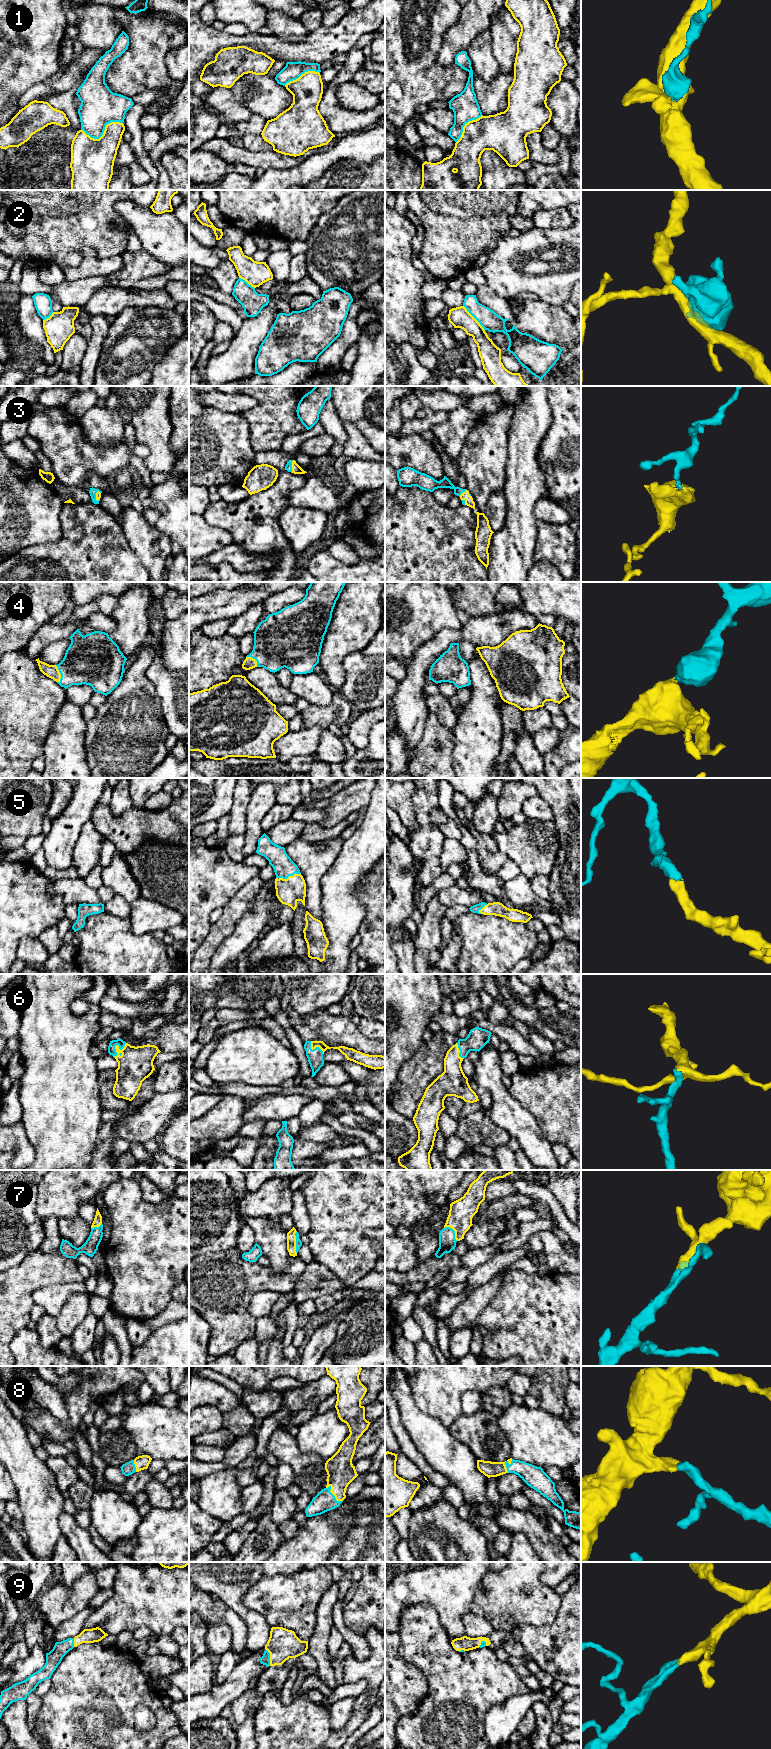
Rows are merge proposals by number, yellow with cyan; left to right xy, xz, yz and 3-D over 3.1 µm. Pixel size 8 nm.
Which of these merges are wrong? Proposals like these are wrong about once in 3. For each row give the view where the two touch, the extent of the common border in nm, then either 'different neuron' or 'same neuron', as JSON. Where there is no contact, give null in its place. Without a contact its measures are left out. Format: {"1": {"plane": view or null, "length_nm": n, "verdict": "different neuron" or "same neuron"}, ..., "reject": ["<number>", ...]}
{"1": {"plane": "xy", "length_nm": 340, "verdict": "different neuron"}, "2": {"plane": "yz", "length_nm": 260, "verdict": "different neuron"}, "3": {"plane": "xz", "length_nm": 110, "verdict": "same neuron"}, "4": {"plane": "xy", "length_nm": 150, "verdict": "same neuron"}, "5": {"plane": "xz", "length_nm": 180, "verdict": "same neuron"}, "6": {"plane": "xy", "length_nm": 160, "verdict": "same neuron"}, "7": {"plane": "xz", "length_nm": 180, "verdict": "same neuron"}, "8": {"plane": "xz", "length_nm": 180, "verdict": "same neuron"}, "9": {"plane": "xz", "length_nm": 150, "verdict": "same neuron"}, "reject": ["1", "2"]}

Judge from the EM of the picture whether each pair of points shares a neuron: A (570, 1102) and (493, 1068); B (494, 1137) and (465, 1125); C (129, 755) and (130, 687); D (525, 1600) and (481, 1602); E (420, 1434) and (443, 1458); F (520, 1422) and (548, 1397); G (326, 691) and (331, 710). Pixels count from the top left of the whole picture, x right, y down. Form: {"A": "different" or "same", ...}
{"A": "different", "B": "same", "C": "same", "D": "same", "E": "same", "F": "different", "G": "different"}

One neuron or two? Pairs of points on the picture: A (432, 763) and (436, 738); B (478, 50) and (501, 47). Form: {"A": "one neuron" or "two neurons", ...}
{"A": "one neuron", "B": "two neurons"}

